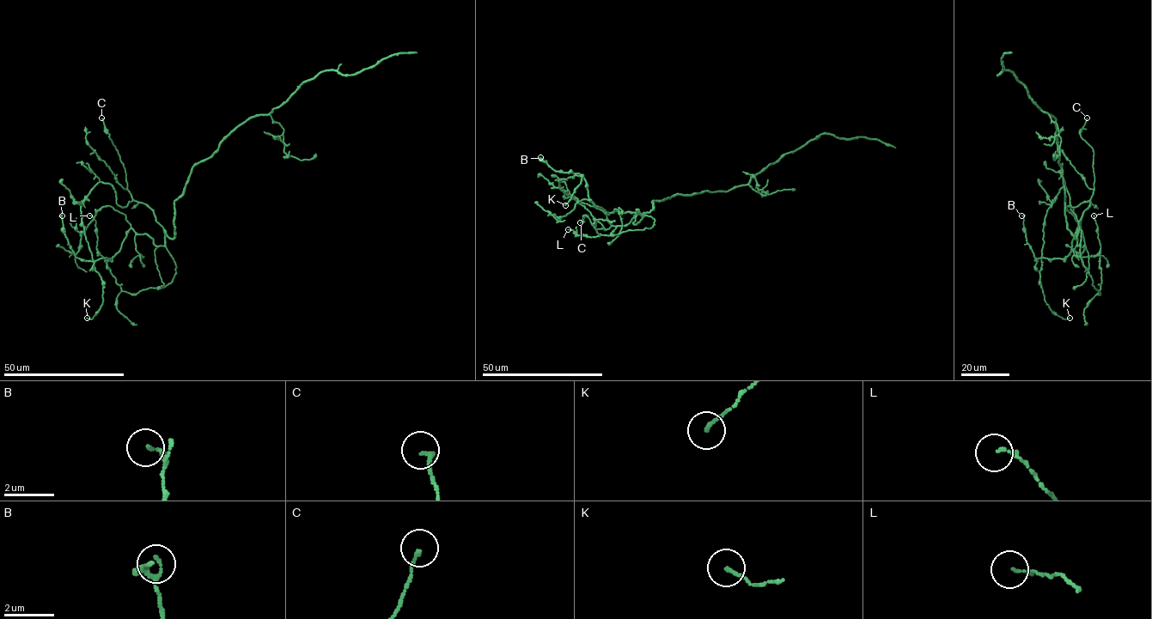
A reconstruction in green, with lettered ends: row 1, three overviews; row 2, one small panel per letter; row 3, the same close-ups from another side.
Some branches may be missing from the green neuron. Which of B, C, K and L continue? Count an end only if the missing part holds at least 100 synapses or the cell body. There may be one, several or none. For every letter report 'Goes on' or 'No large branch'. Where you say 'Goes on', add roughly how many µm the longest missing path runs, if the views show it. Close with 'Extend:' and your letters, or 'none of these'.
B: No large branch
C: No large branch
K: No large branch
L: No large branch
Extend: none of these

